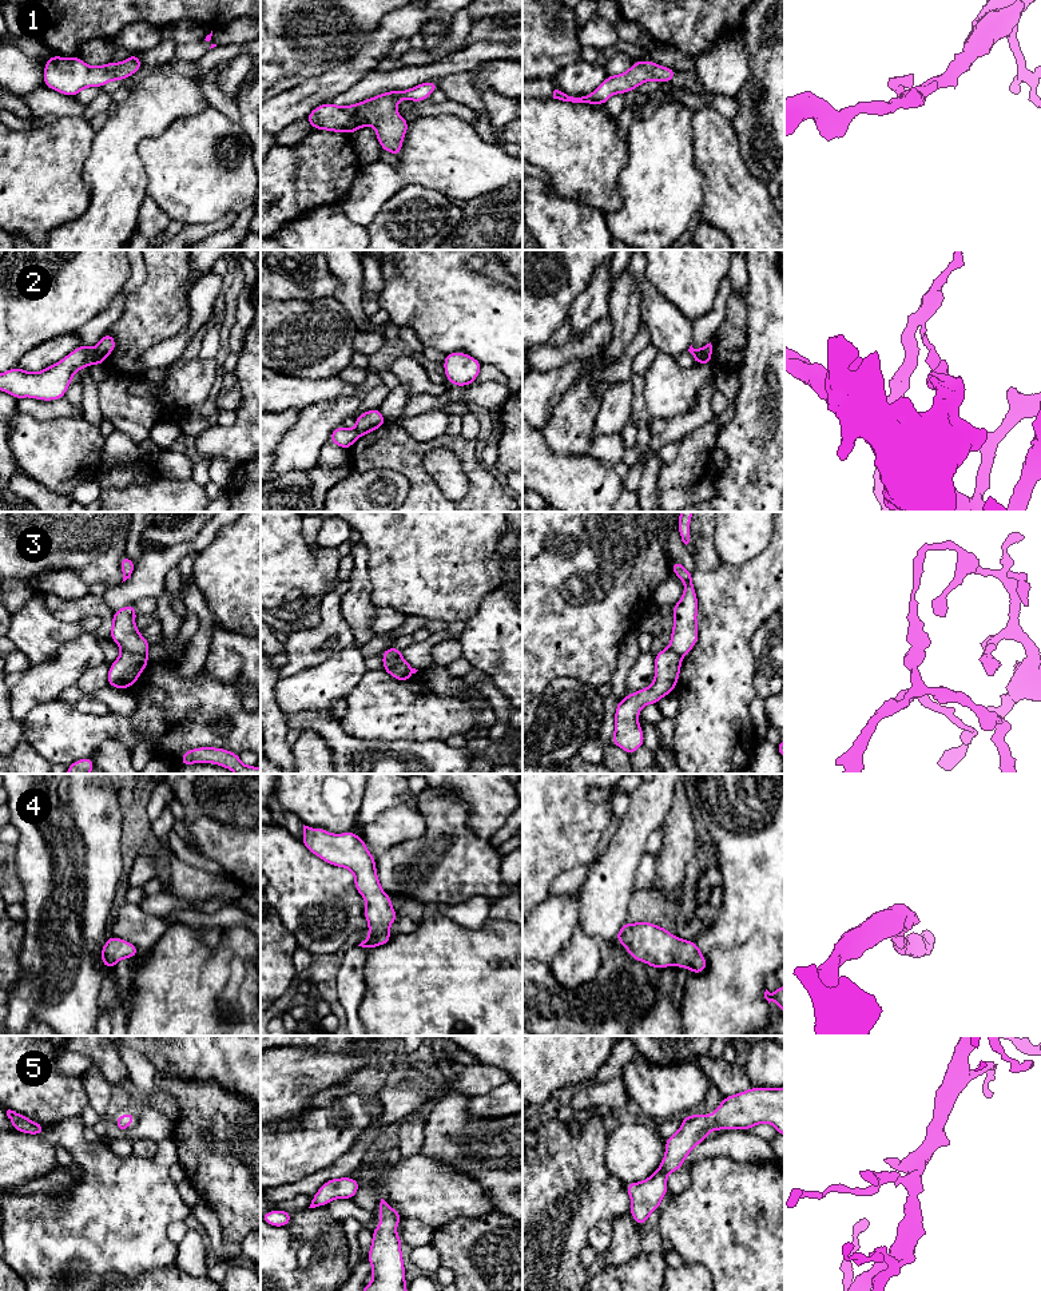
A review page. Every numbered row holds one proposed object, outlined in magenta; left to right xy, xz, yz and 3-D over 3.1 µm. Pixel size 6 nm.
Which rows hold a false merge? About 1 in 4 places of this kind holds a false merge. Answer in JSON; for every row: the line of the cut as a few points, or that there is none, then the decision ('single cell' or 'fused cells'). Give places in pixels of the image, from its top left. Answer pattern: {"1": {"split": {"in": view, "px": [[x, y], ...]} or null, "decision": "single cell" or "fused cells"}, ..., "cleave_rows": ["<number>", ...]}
{"1": {"split": null, "decision": "single cell"}, "2": {"split": {"in": "yz", "px": [[704, 346], [702, 362]]}, "decision": "fused cells"}, "3": {"split": {"in": "xy", "px": [[122, 650], [146, 655]]}, "decision": "fused cells"}, "4": {"split": null, "decision": "single cell"}, "5": {"split": null, "decision": "single cell"}, "cleave_rows": ["2", "3"]}

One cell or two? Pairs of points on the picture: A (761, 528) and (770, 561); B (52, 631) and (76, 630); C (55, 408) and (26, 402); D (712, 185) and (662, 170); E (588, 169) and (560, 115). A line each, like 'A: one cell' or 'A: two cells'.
A: two cells
B: one cell
C: one cell
D: two cells
E: one cell

